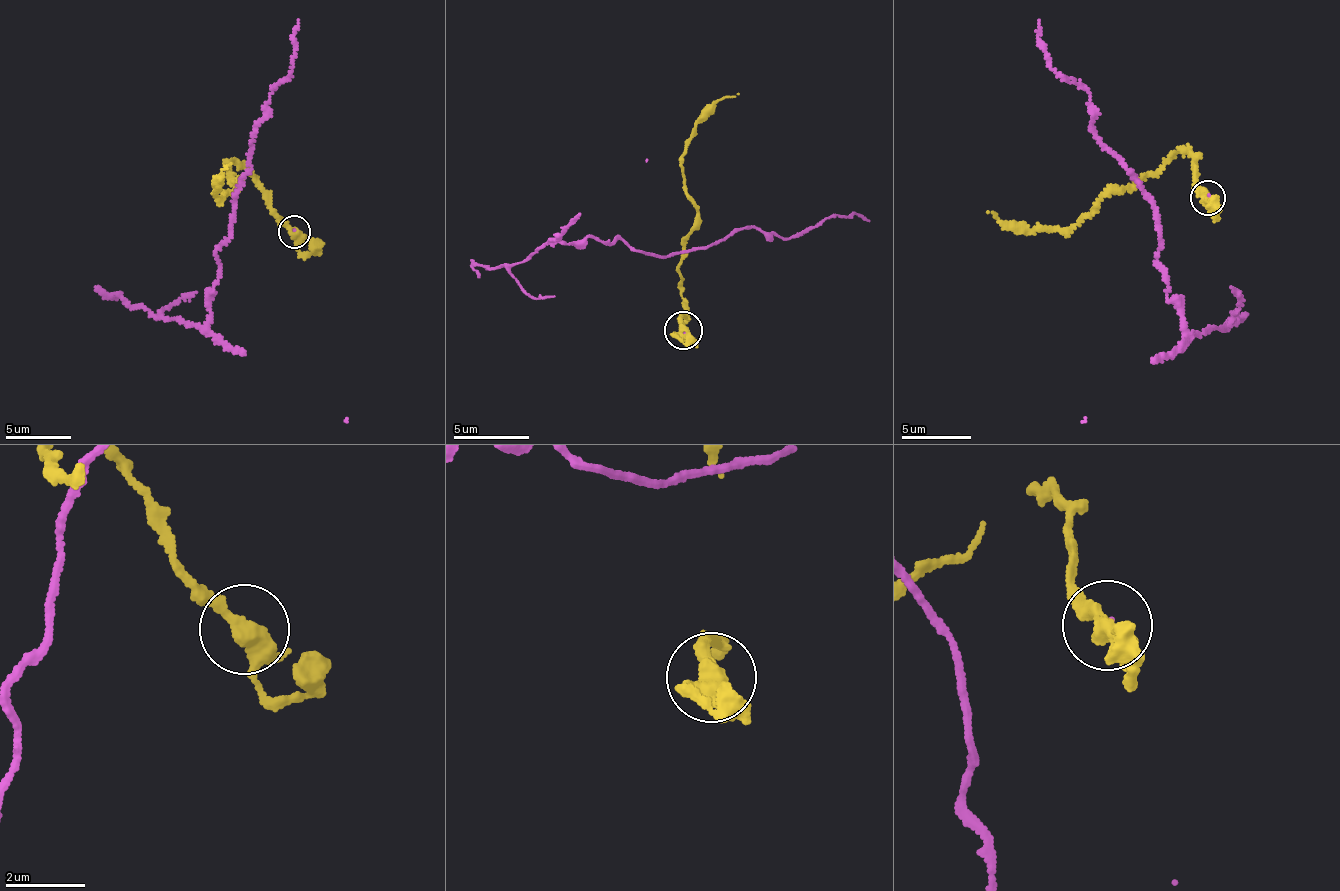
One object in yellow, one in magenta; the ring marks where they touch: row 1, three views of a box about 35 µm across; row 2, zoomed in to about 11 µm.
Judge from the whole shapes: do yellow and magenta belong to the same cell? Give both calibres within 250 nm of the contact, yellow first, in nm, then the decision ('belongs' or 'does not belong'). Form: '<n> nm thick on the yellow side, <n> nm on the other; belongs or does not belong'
340 nm thick on the yellow side, 30 nm on the other; does not belong

